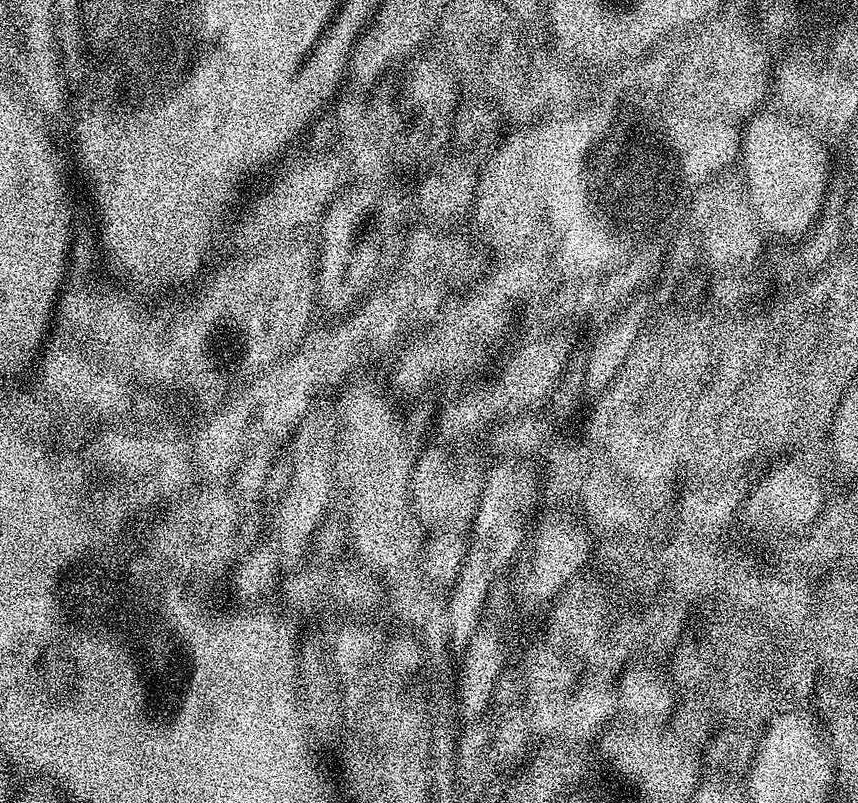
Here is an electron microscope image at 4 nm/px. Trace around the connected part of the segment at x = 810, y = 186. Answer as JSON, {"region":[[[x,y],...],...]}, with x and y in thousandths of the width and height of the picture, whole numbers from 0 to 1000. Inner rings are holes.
{"region":[[[890,139],[878,143],[866,156],[862,171],[861,208],[867,208],[866,228],[869,230],[872,250],[881,268],[887,285],[895,289],[900,296],[913,296],[923,301],[944,288],[956,264],[960,260],[960,244],[965,240],[967,218],[965,219],[965,194],[956,181],[957,171],[950,163],[943,162],[936,153],[904,139]]]}

